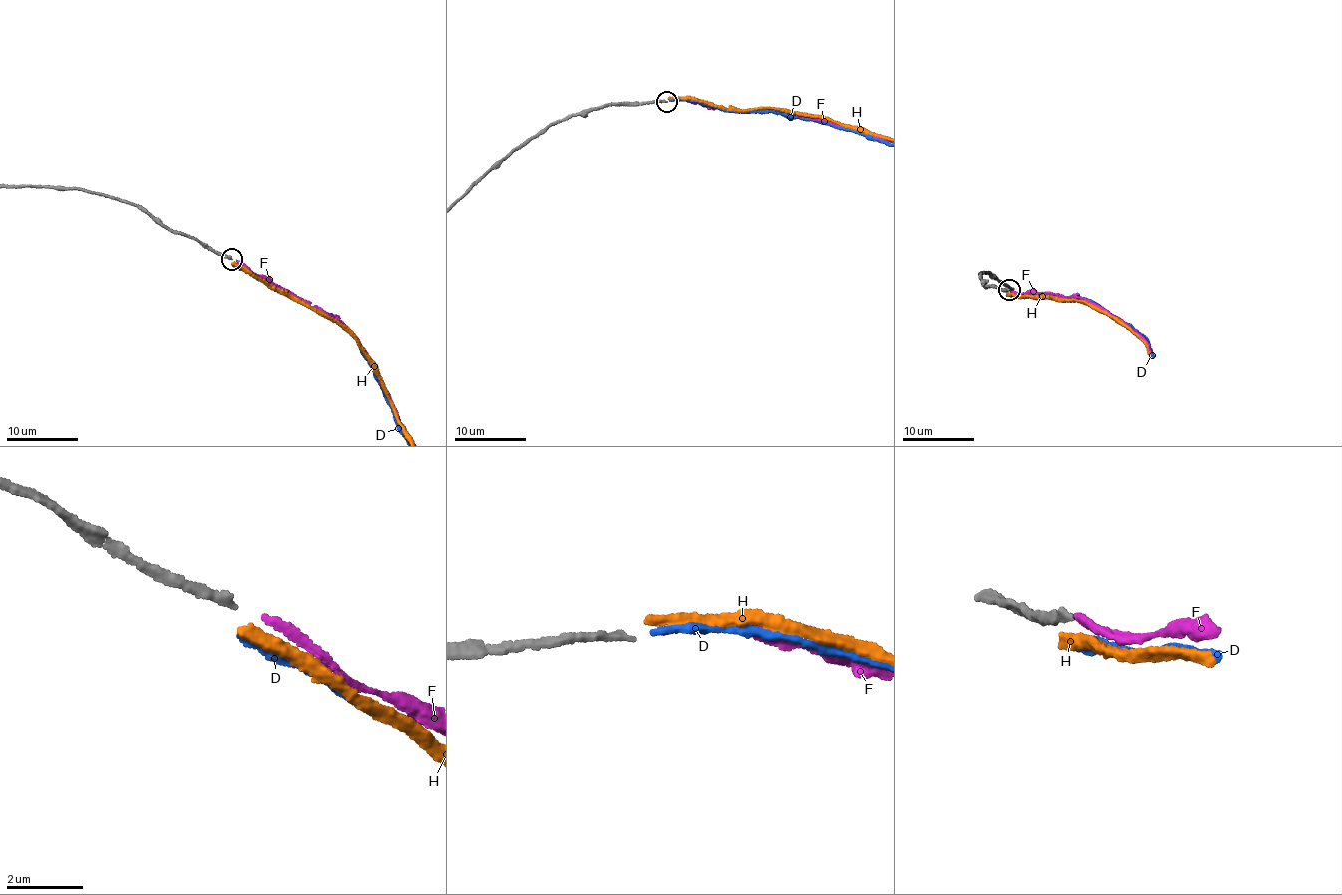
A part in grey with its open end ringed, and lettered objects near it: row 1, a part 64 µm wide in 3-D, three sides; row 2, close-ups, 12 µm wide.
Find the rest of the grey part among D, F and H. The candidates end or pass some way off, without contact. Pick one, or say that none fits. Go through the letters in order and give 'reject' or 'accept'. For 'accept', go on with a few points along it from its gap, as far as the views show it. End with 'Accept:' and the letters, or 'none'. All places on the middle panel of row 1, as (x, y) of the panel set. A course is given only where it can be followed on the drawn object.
D: reject
F: accept
H: reject
Accept: F

